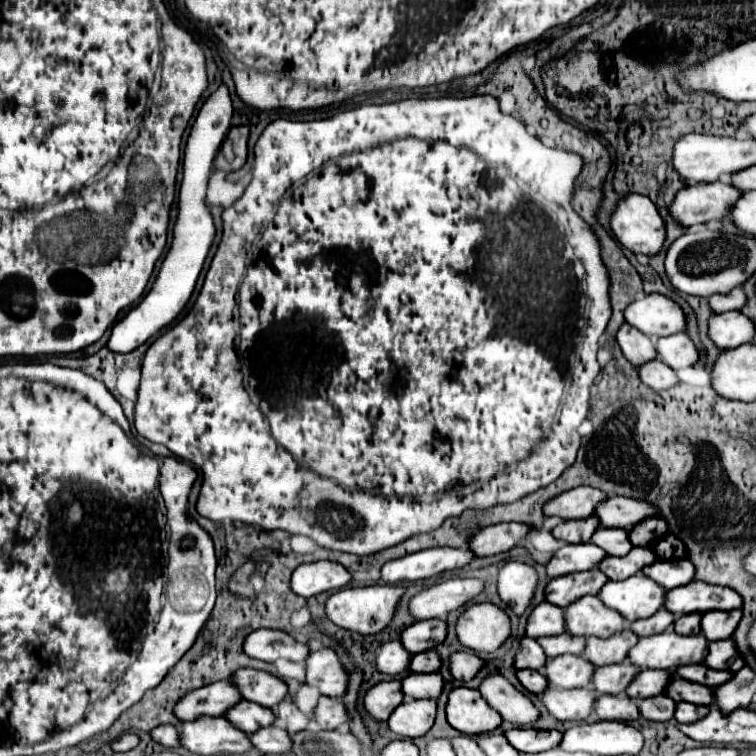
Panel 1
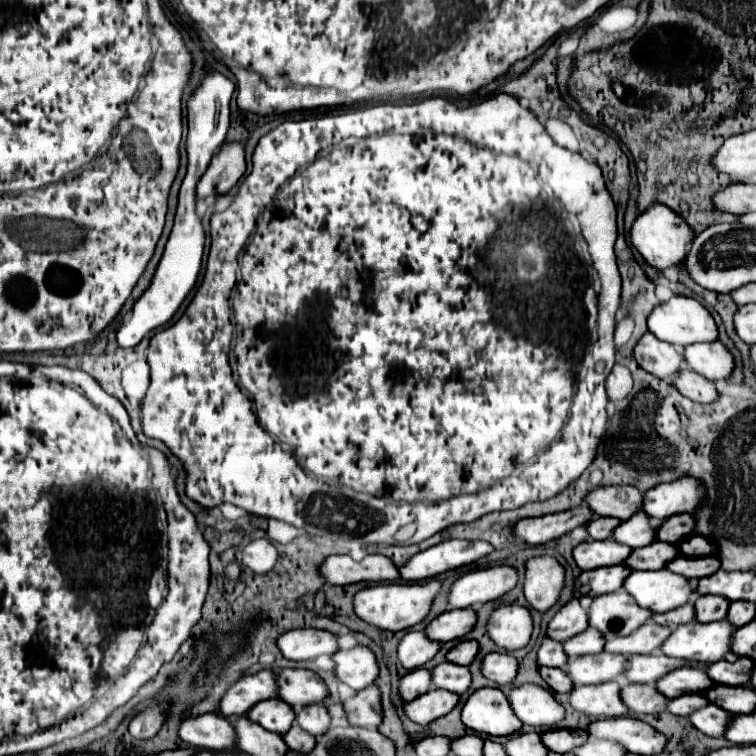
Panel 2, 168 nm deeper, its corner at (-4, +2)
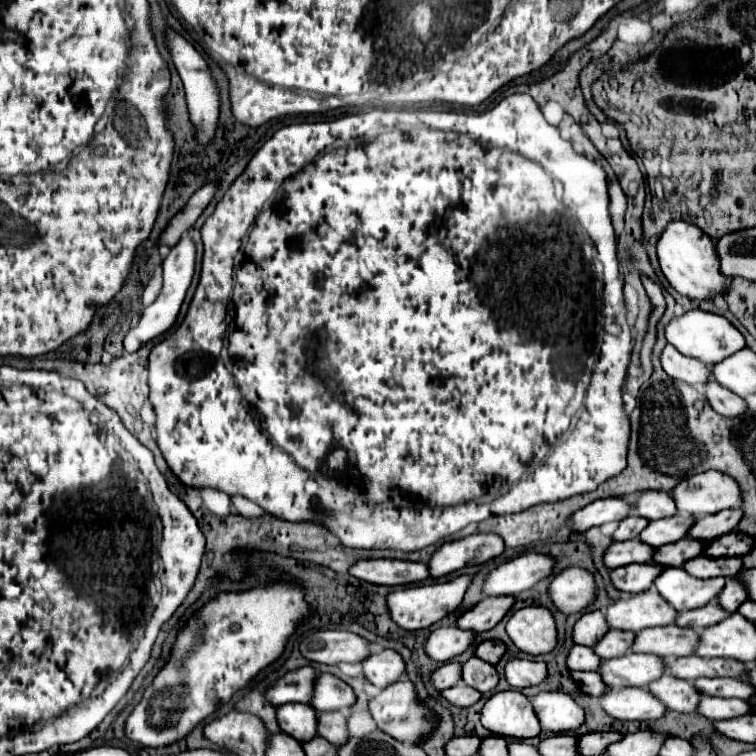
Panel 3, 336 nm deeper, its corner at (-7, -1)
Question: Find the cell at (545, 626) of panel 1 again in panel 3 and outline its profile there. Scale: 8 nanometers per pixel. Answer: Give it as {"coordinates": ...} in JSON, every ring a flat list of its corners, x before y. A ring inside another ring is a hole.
{"coordinates":[[591,611,585,613,573,629,573,641,579,645,589,645,593,647,605,633,609,631,605,615,601,611]]}

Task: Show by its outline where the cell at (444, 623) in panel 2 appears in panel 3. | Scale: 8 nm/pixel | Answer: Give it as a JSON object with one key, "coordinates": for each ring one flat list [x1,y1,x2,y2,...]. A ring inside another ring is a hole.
{"coordinates":[[509,595,485,597,473,609,465,611,459,617,457,625,461,629,471,629,475,633,483,633,483,631,495,627,507,615,507,611,513,607,513,603,515,603,515,597,509,597]]}

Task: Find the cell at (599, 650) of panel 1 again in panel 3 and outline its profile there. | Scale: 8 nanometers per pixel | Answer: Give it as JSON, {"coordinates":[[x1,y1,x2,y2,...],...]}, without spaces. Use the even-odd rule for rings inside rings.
{"coordinates":[[665,625,665,627,651,627,637,633,637,639,631,647,633,653,655,653,659,657,681,657,695,653,695,643,699,643,697,631,689,627]]}

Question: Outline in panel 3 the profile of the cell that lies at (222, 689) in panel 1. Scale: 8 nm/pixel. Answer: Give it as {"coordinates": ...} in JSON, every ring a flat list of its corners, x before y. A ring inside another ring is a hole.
{"coordinates":[[301,667,297,671,287,673,281,677,273,687,267,691,267,699,273,705,283,703,311,703,311,691,315,687,317,671,313,667]]}

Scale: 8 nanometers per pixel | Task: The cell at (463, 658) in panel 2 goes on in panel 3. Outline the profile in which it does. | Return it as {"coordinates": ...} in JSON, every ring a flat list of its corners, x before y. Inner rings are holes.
{"coordinates":[[493,639,493,641,483,641,483,643,479,643,479,645,477,645,475,655,477,655,479,659,485,659,485,661,489,661,489,663,497,665,497,663,499,663,499,659,503,657,505,649,507,649,507,647,505,647,505,643,503,643,503,641]]}

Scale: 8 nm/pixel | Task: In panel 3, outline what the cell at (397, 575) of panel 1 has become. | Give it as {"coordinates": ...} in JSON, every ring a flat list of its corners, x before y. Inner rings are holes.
{"coordinates":[[475,533,459,541,443,543,433,557,429,559,429,571,431,577,443,577,457,569,485,563,497,555,501,555,505,549,503,539,495,533]]}

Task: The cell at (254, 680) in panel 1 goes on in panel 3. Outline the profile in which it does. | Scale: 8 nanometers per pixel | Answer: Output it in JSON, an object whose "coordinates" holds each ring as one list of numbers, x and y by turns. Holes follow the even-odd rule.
{"coordinates":[[323,673,319,675,315,683,315,693,313,693,313,707,323,713,323,711,335,711,335,709,349,709,357,701,353,689,341,681,333,673]]}

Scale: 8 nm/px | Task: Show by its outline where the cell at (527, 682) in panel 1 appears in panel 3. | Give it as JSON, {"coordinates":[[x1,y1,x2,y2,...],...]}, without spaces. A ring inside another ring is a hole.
{"coordinates":[[573,671,571,673,571,679,589,695,593,697,599,697,603,695,603,691,607,691,607,685,603,683,601,675,599,673,581,673,581,671]]}

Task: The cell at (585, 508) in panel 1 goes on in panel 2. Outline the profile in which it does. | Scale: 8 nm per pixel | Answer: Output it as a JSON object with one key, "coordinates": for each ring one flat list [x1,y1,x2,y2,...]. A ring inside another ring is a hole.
{"coordinates":[[600,486,584,496,584,504,594,512,594,516,614,516,626,520,640,510,642,494,634,486]]}

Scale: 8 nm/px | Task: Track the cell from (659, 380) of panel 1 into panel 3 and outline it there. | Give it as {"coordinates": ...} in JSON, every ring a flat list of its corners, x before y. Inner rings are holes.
{"coordinates":[[717,381,707,383,705,397,709,399,711,407,715,407,715,411,725,417,743,415,743,411,747,411,747,403,739,395,735,395,733,391,729,391,727,387,719,385]]}

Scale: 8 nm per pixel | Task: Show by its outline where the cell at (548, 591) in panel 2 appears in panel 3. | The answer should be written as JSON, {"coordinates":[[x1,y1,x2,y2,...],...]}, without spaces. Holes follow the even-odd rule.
{"coordinates":[[567,567,555,575,549,587,551,599,559,611,571,615,589,607,597,597,595,577,579,567]]}

